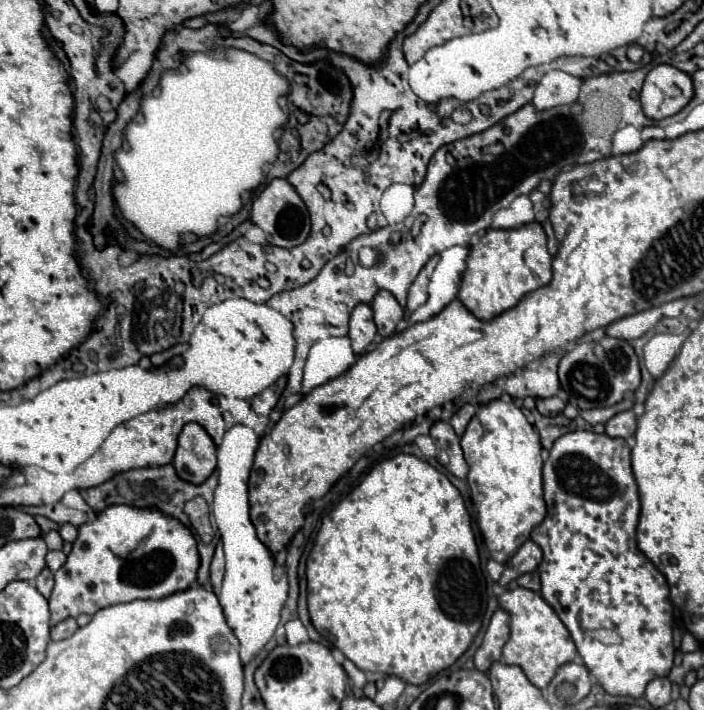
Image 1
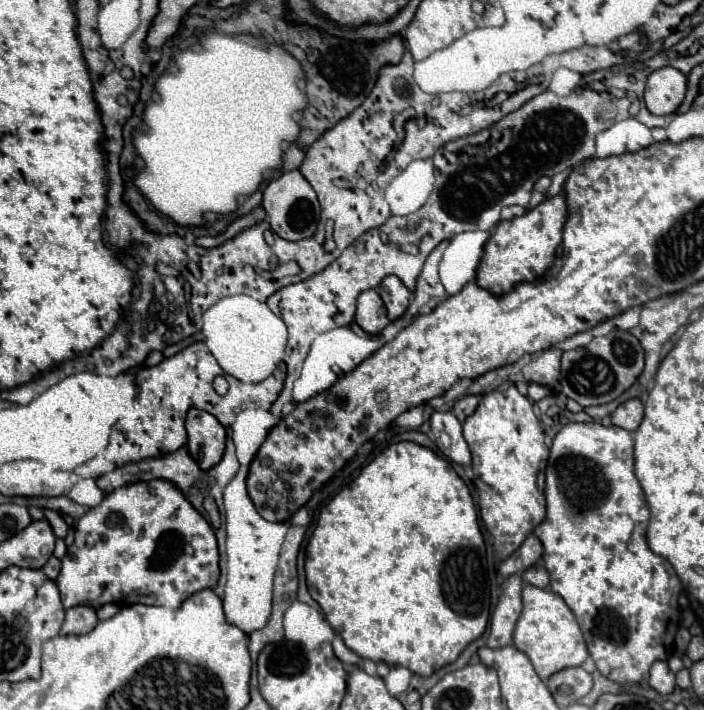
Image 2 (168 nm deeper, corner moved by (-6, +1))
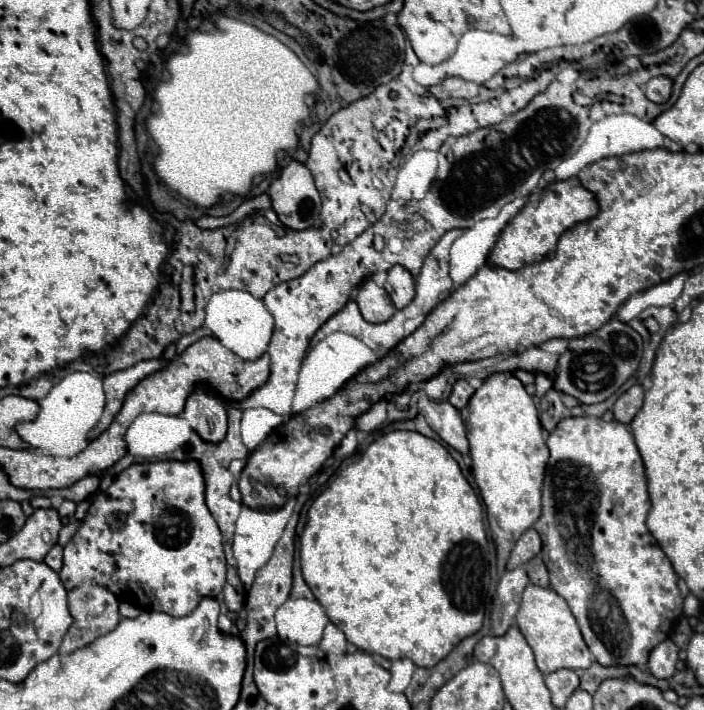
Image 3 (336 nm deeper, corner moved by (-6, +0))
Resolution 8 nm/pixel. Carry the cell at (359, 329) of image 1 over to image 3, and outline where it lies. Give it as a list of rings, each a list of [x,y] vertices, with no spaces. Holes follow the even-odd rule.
[[[367,279],[359,287],[359,293],[357,293],[355,301],[361,309],[361,315],[369,323],[383,323],[385,319],[389,319],[395,313],[395,305],[393,305],[389,293],[385,291],[385,287],[379,287],[371,279]]]

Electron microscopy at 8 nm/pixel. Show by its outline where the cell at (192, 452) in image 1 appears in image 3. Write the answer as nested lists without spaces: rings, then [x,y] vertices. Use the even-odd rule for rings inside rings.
[[[193,391],[185,403],[185,417],[201,439],[219,443],[227,433],[227,409],[223,401],[205,391]]]

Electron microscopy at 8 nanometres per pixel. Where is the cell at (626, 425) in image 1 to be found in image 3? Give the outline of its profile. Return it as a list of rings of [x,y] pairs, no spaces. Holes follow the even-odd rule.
[[[633,385],[629,391],[625,391],[613,405],[613,415],[617,421],[629,425],[633,415],[641,409],[641,403],[643,403],[643,387],[641,385]]]

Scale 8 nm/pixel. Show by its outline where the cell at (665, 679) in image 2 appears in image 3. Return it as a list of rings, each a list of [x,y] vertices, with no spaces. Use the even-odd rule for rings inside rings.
[[[671,639],[661,641],[649,657],[647,669],[657,677],[657,679],[669,679],[675,673],[675,665],[677,665],[677,657],[679,649]]]

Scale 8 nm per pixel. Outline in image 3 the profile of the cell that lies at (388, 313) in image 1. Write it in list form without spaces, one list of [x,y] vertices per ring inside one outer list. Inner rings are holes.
[[[395,265],[387,271],[385,289],[389,291],[395,307],[401,309],[407,307],[415,295],[415,279],[403,265]]]

